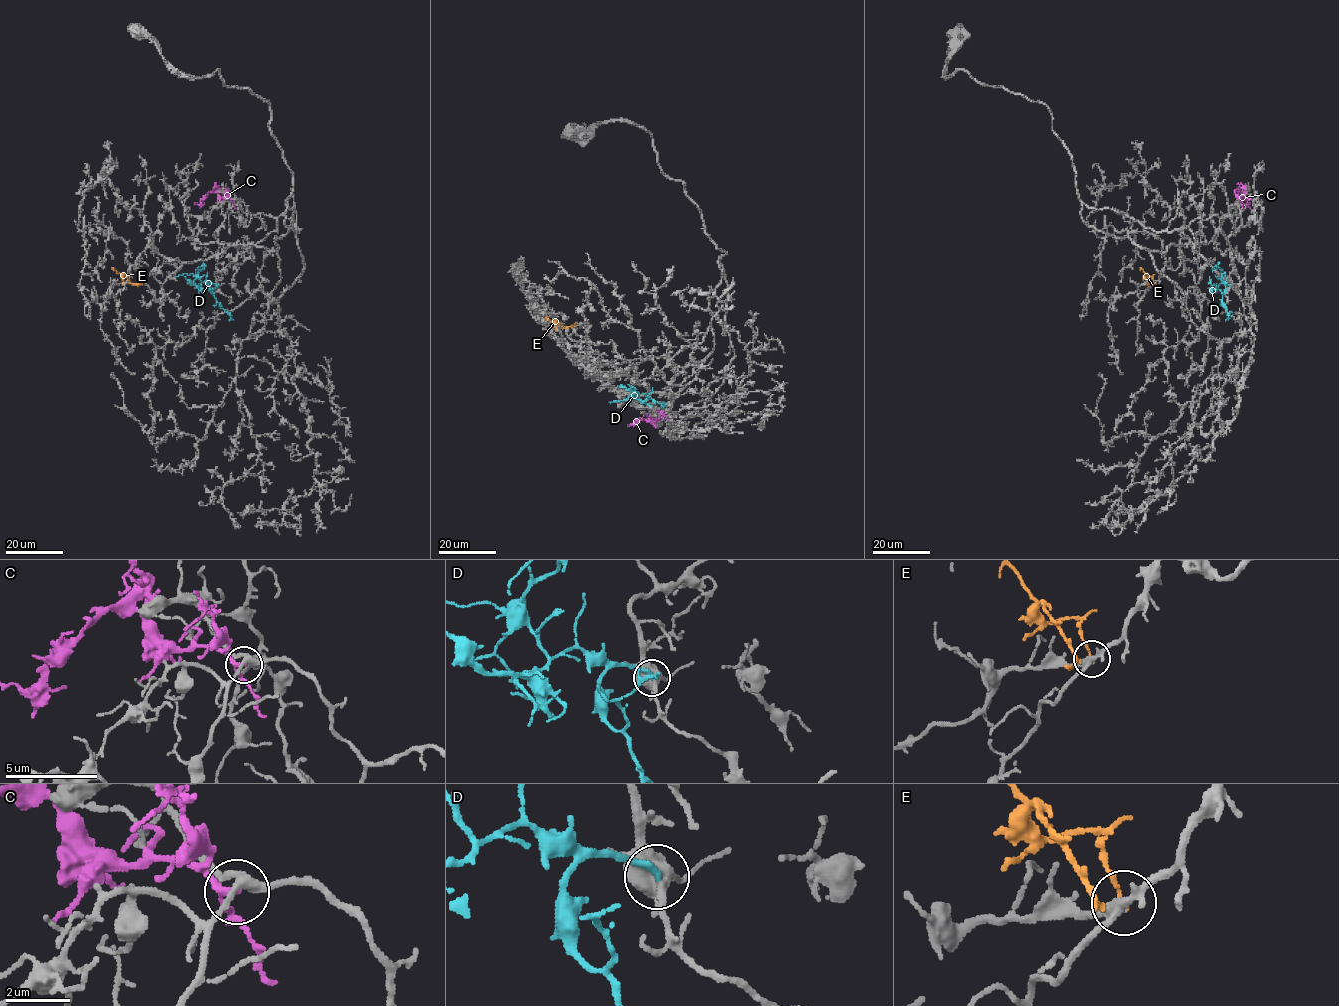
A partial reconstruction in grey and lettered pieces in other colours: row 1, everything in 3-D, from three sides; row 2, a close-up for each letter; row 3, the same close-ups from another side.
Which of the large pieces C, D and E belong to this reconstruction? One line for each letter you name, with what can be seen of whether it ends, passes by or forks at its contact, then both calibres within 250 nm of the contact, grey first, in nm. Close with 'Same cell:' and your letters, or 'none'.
D: it ends | 440/220 nm
Same cell: D

